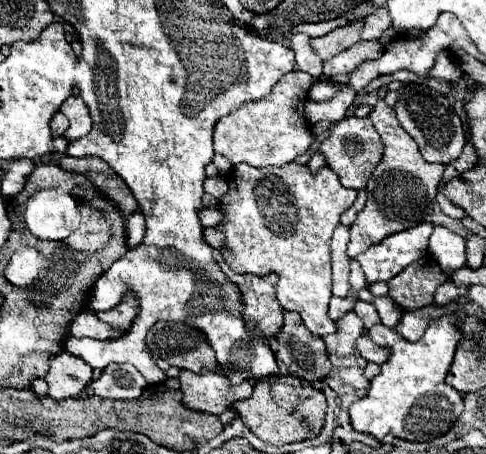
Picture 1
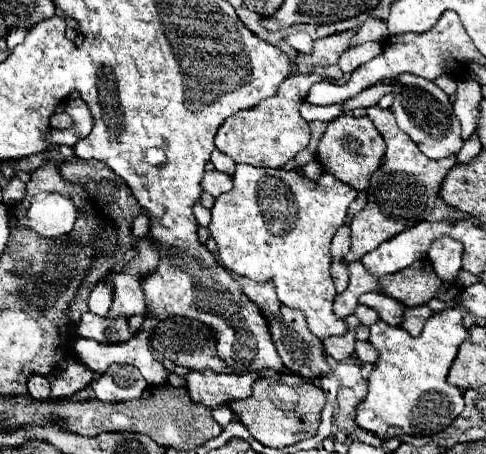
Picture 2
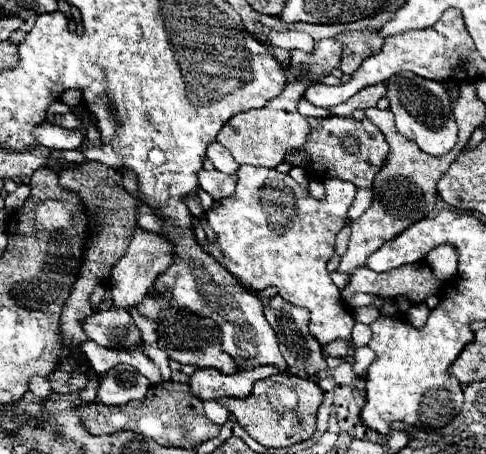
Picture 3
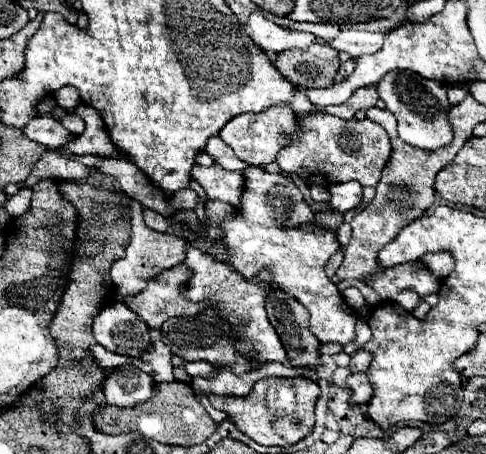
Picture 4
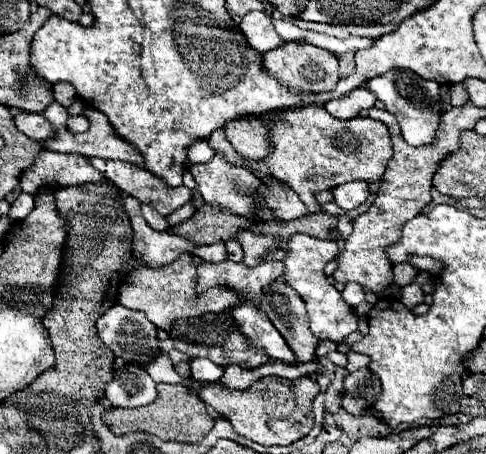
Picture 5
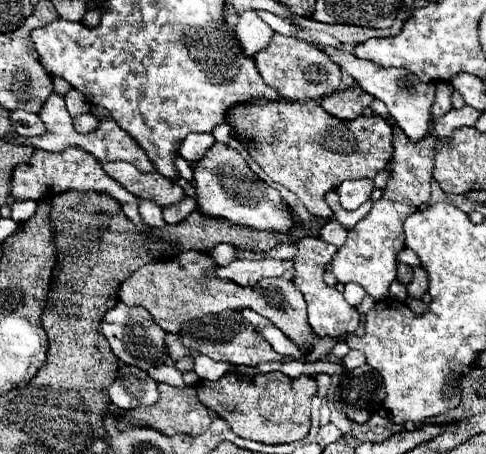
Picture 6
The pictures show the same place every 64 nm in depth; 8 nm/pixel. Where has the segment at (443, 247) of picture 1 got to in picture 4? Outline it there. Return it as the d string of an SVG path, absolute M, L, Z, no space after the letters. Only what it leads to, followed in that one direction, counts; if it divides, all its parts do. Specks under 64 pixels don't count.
M432 252L432 254L424 254L420 258L420 262L440 280L444 280L452 270L454 270L454 258L446 252Z

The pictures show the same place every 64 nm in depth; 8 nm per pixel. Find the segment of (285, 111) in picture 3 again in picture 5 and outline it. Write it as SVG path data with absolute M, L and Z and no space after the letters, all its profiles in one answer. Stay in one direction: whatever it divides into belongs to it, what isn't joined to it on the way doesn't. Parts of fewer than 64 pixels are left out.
M236 118L224 126L226 140L234 146L238 154L248 160L264 160L268 152L272 152L272 144L268 142L268 124L260 118Z

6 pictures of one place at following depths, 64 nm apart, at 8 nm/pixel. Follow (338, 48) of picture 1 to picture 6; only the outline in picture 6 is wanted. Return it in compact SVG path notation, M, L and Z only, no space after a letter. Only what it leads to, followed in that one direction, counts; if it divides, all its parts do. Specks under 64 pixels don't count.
M278 32L274 34L272 44L264 52L258 52L254 60L264 82L278 88L286 100L296 100L296 102L318 100L322 96L330 96L332 92L336 92L342 82L338 64L332 62L324 50L298 38L286 38Z

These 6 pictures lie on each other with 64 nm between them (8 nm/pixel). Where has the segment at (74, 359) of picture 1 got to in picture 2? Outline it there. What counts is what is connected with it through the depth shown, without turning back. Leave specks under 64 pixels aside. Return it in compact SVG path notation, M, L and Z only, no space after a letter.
M66 360L66 364L62 366L62 372L54 372L50 376L50 388L52 388L50 396L54 400L68 398L80 392L82 388L86 388L92 380L94 380L94 374L88 366L84 366L78 360Z

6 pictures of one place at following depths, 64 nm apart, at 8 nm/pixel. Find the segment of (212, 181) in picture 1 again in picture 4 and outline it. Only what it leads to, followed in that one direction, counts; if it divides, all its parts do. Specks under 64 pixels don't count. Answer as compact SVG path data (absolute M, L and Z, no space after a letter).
M218 164L212 166L196 166L192 170L192 178L206 190L210 200L222 200L232 206L240 204L240 172L228 172Z

